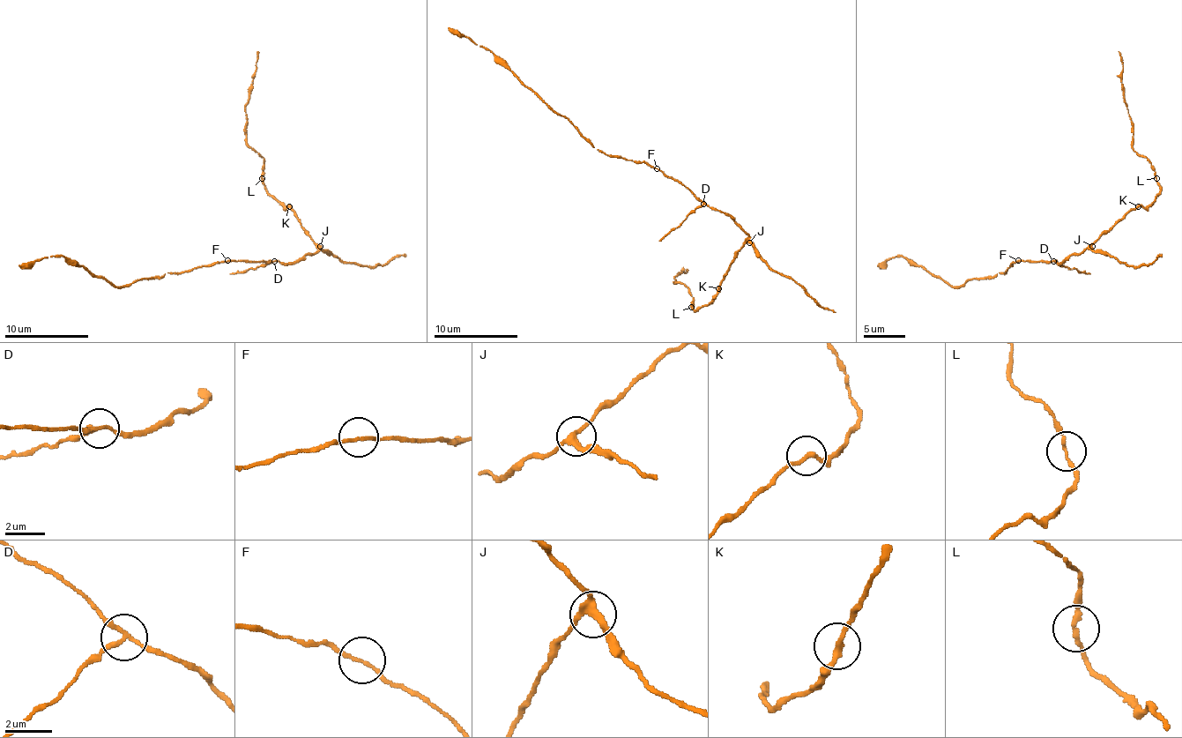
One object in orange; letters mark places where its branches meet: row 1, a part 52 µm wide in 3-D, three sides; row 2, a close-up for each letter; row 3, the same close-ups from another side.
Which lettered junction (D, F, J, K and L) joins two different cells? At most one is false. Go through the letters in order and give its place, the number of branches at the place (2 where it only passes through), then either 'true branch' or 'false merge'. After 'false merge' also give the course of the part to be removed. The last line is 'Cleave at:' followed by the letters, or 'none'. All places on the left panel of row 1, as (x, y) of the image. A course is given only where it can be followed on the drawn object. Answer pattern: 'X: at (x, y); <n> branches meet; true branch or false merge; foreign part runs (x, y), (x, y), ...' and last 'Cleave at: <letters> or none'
D: at (274, 261); 3 branches meet; false merge; foreign part runs (274, 260), (230, 273)
F: at (227, 260); 2 branches meet; true branch
J: at (320, 246); 3 branches meet; true branch
K: at (289, 206); 2 branches meet; true branch
L: at (262, 178); 2 branches meet; true branch
Cleave at: D

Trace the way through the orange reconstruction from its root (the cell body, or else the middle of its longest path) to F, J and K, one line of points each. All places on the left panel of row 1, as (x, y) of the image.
F: (277, 260), (228, 260)
J: (277, 260), (297, 263), (320, 246)
K: (277, 260), (297, 263), (318, 248), (289, 206)

